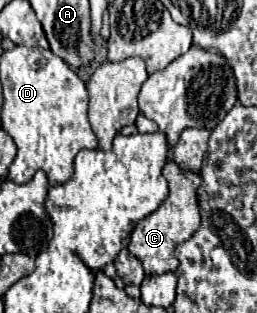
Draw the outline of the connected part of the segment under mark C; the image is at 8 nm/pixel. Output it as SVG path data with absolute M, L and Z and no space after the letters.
M168 161L164 165L162 175L168 181L170 195L154 213L144 217L134 227L132 237L130 237L130 245L128 245L128 251L142 261L142 267L148 275L176 271L176 267L178 267L178 259L174 255L176 245L182 243L182 241L188 241L196 233L196 229L200 227L200 207L198 207L196 189L200 187L202 177L194 171L178 167L174 161Z

